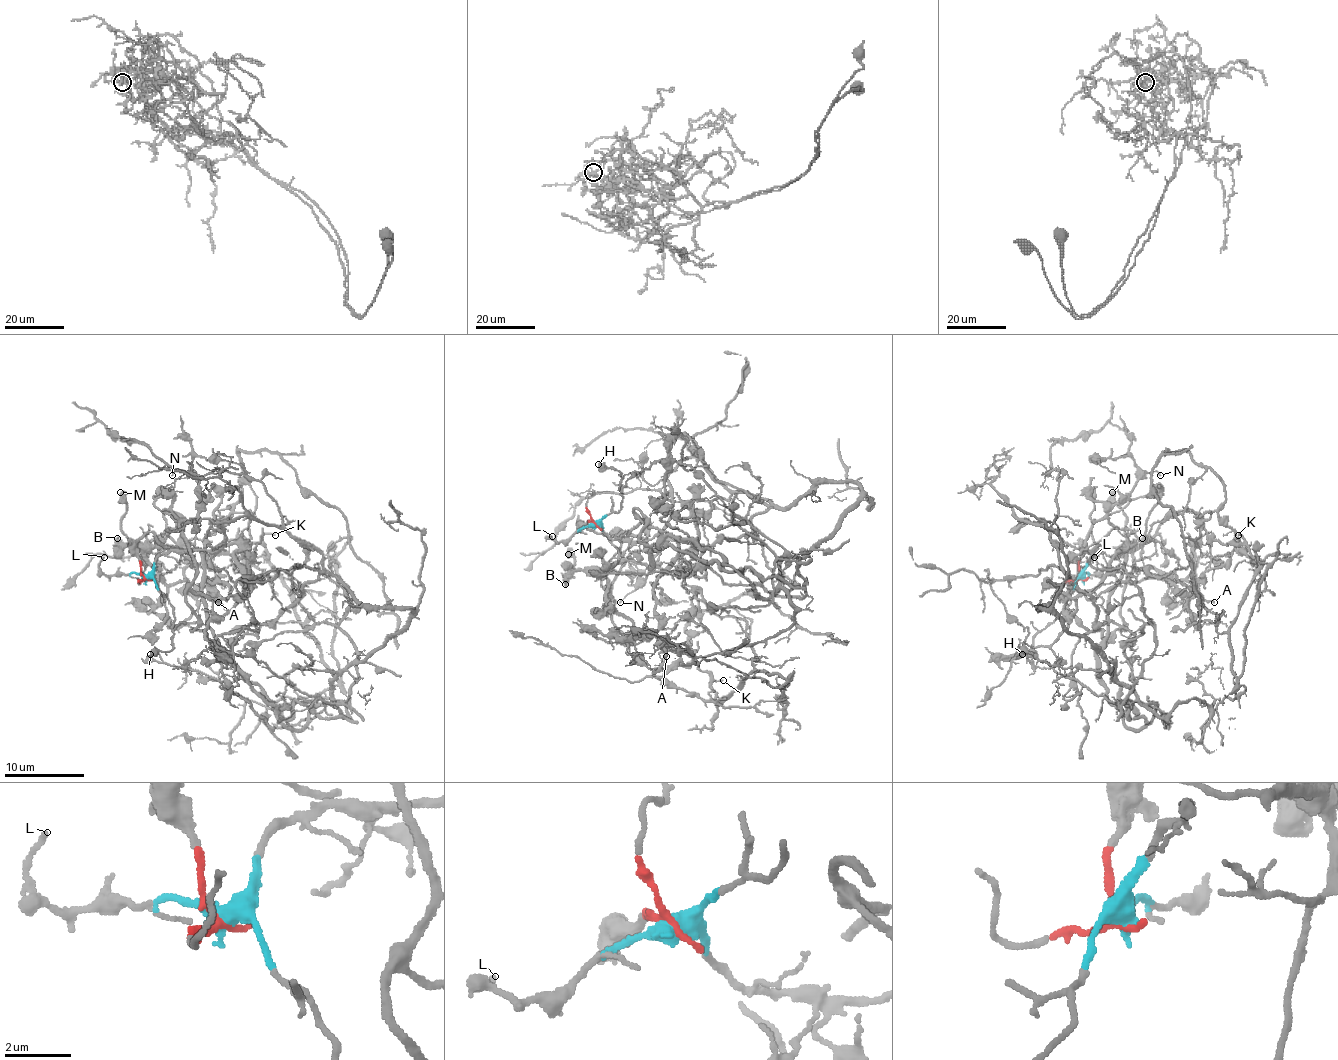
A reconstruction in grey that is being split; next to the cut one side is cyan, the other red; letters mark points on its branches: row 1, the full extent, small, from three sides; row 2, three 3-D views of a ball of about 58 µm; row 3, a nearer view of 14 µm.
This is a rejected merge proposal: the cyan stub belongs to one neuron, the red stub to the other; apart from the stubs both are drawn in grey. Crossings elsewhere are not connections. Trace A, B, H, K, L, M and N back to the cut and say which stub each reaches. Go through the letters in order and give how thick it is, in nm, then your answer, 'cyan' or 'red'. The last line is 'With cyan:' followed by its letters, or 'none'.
A: calibre 150 nm; cyan
B: calibre 240 nm; red
H: calibre 700 nm; cyan
K: calibre 150 nm; red
L: calibre 130 nm; cyan
M: calibre 600 nm; red
N: calibre 100 nm; cyan
With cyan: A, H, L, N

